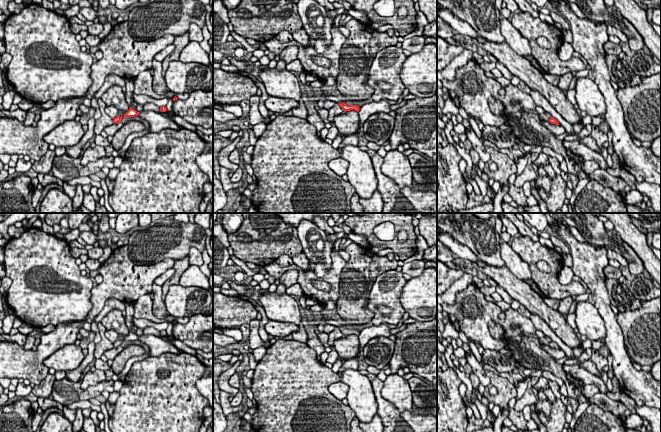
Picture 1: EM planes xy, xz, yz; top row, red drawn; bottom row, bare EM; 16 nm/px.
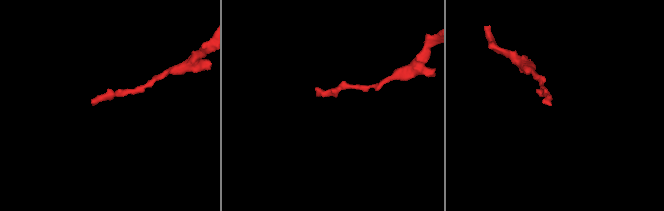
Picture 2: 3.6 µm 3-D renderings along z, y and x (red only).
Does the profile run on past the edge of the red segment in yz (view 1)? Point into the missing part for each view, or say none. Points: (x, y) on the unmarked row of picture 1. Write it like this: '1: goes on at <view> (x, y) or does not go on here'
1: does not go on here

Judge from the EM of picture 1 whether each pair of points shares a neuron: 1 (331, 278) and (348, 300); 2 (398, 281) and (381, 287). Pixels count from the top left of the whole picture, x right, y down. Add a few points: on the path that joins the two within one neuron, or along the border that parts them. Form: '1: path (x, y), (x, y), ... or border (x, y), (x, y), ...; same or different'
1: border (345, 265), (340, 274), (339, 297), (335, 303); different
2: path (394, 281), (385, 287); same

